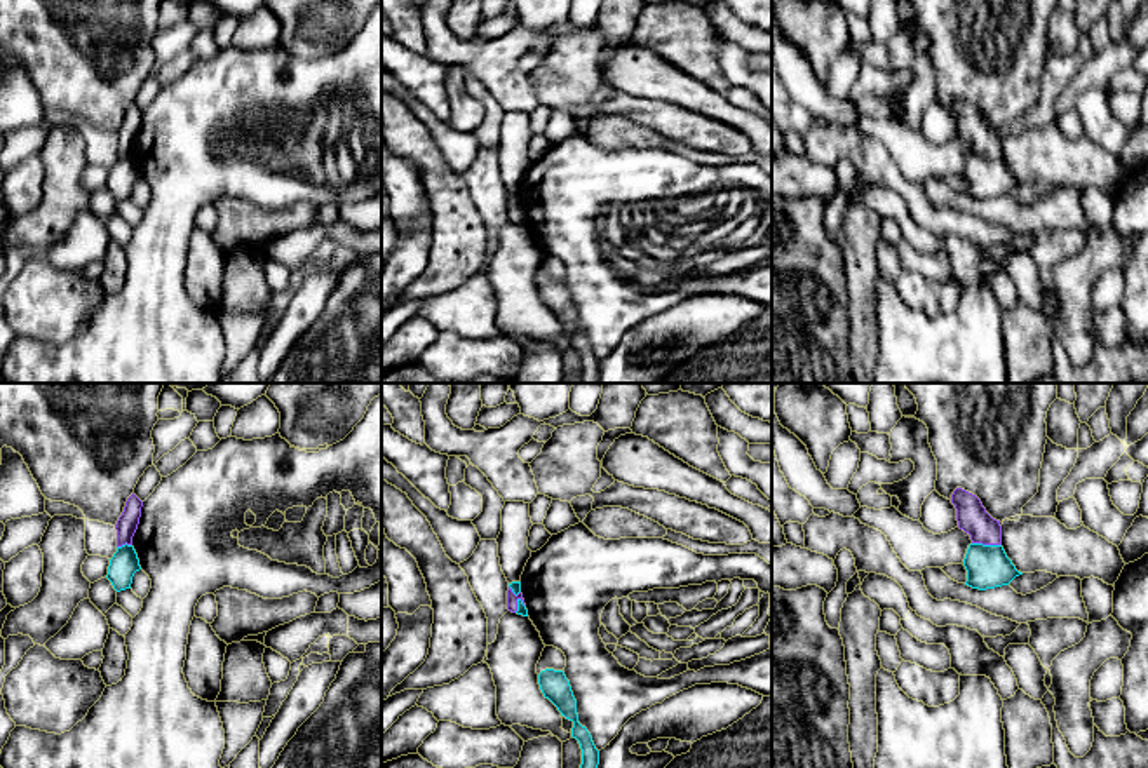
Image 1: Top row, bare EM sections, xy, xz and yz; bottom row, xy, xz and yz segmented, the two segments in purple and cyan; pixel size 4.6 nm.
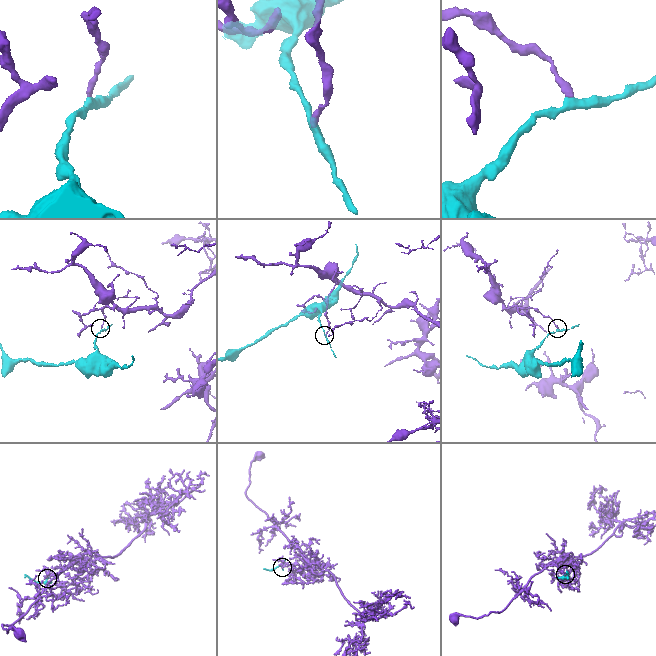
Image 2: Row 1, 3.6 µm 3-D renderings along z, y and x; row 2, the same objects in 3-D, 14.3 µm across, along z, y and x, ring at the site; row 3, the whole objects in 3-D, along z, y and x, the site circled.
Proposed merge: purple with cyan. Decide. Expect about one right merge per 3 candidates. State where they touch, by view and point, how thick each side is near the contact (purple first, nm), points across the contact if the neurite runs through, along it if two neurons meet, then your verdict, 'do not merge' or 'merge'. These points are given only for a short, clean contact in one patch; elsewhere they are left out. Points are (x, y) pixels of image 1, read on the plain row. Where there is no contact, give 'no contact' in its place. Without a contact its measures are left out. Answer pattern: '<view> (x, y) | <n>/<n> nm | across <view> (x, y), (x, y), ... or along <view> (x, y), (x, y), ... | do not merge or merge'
yz (986, 154) | 140/200 nm | across yz (972, 128), (986, 143), (986, 154), (988, 176) | merge

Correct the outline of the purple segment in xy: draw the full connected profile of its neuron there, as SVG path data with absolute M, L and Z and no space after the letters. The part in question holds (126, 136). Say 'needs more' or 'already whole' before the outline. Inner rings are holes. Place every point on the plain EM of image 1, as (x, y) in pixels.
needs more; M132 103L118 127L117 139L117 162L110 169L106 188L117 202L131 199L132 186L141 179L138 164L132 157L132 146L138 139L143 111Z

